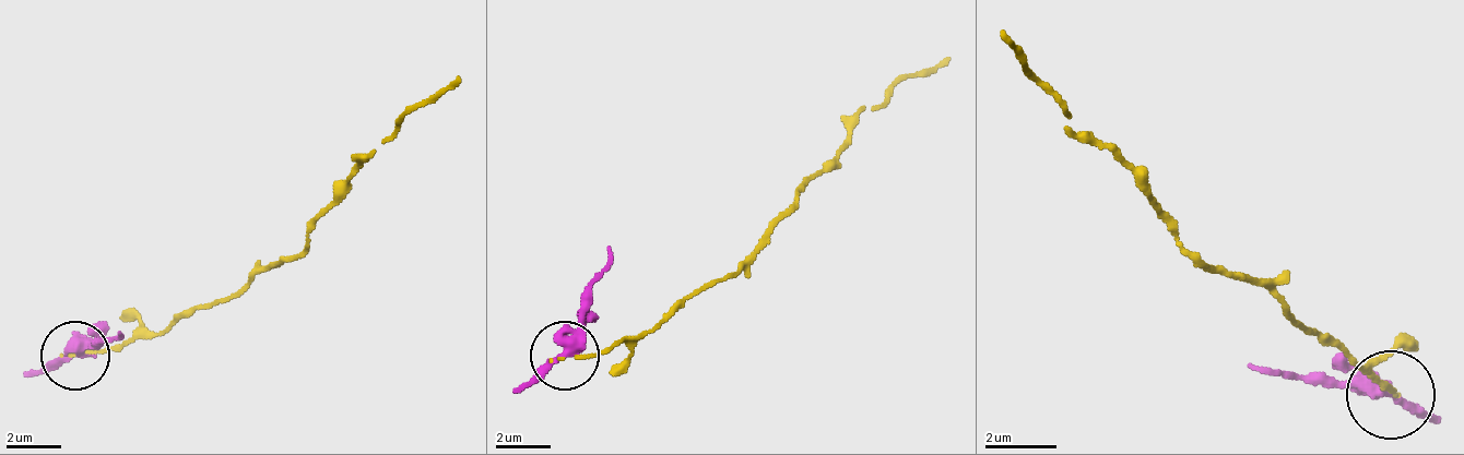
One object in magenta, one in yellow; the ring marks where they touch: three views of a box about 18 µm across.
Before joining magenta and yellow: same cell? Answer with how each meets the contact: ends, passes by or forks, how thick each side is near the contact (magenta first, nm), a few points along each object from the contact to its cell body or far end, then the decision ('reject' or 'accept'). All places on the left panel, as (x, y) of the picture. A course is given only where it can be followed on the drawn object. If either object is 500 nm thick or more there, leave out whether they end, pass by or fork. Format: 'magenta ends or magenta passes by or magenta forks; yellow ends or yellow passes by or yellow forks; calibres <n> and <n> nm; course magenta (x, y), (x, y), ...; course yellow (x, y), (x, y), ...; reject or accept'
magenta passes by; yellow ends; calibres 440 and 110 nm; course magenta (77, 354), (117, 333); course yellow (77, 354), (158, 333), (199, 306), (234, 299), (268, 264), (295, 258), (308, 224), (377, 148), (459, 73); reject

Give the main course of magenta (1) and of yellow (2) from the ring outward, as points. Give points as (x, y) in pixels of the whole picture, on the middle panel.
1: (566, 357), (606, 248)
2: (566, 357), (648, 336), (688, 296), (723, 282), (757, 248), (866, 111), (948, 57)

